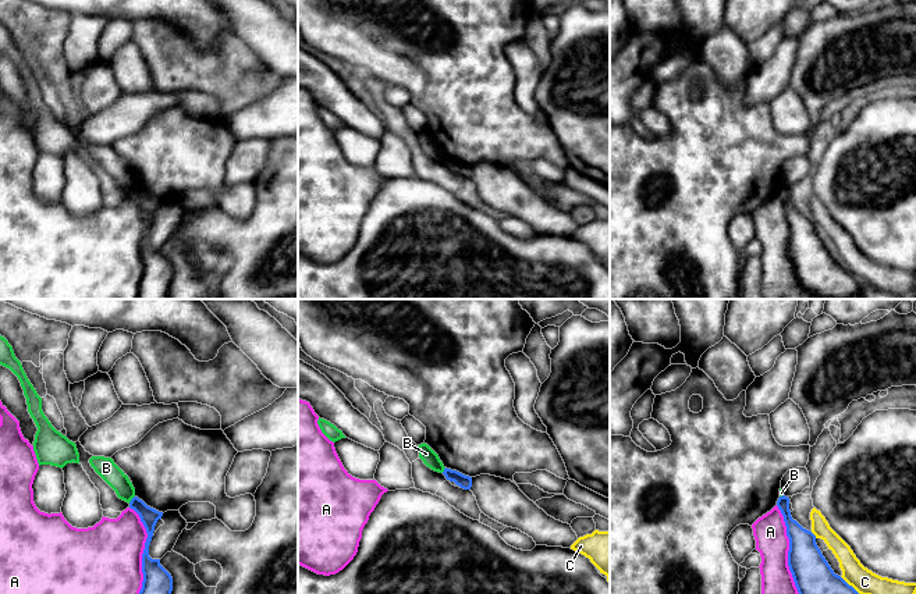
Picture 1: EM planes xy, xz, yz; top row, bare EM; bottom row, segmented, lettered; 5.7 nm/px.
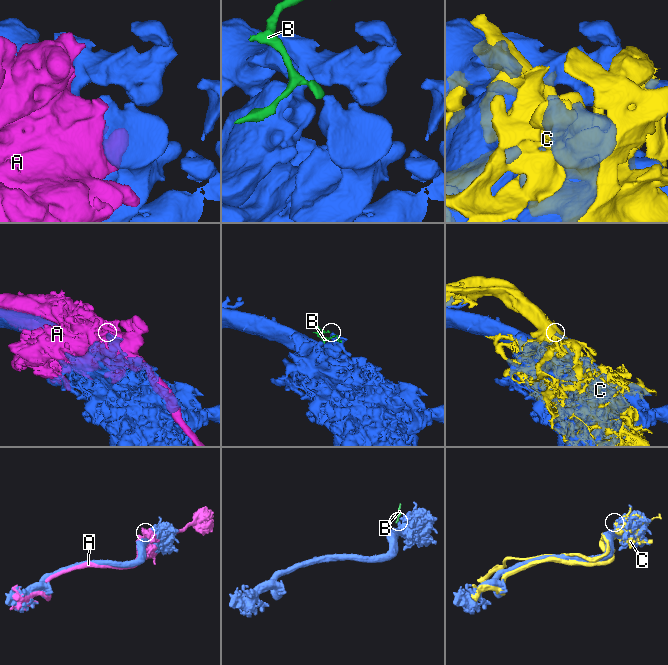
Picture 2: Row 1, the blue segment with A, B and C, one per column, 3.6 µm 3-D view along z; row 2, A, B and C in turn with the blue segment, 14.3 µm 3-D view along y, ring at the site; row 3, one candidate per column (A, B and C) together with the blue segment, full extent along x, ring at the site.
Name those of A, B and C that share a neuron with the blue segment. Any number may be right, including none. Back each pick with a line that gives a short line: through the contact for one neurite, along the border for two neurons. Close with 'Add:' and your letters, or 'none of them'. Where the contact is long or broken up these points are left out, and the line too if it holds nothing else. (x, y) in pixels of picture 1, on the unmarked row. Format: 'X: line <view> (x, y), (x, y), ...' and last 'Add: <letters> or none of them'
Add: none of them

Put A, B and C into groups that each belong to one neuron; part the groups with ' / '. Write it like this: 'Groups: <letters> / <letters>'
Groups: A / B / C

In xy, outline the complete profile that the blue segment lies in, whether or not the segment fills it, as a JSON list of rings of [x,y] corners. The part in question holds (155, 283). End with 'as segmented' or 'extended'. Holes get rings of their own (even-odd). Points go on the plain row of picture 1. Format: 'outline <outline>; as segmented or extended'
outline [[[134,185],[129,191],[143,211],[148,227],[142,242],[143,270],[139,280],[139,299],[168,299],[170,285],[173,280],[173,266],[160,253],[160,248],[149,245],[149,234],[153,225],[155,214],[161,207],[163,200],[148,195],[142,188]]]; as segmented

